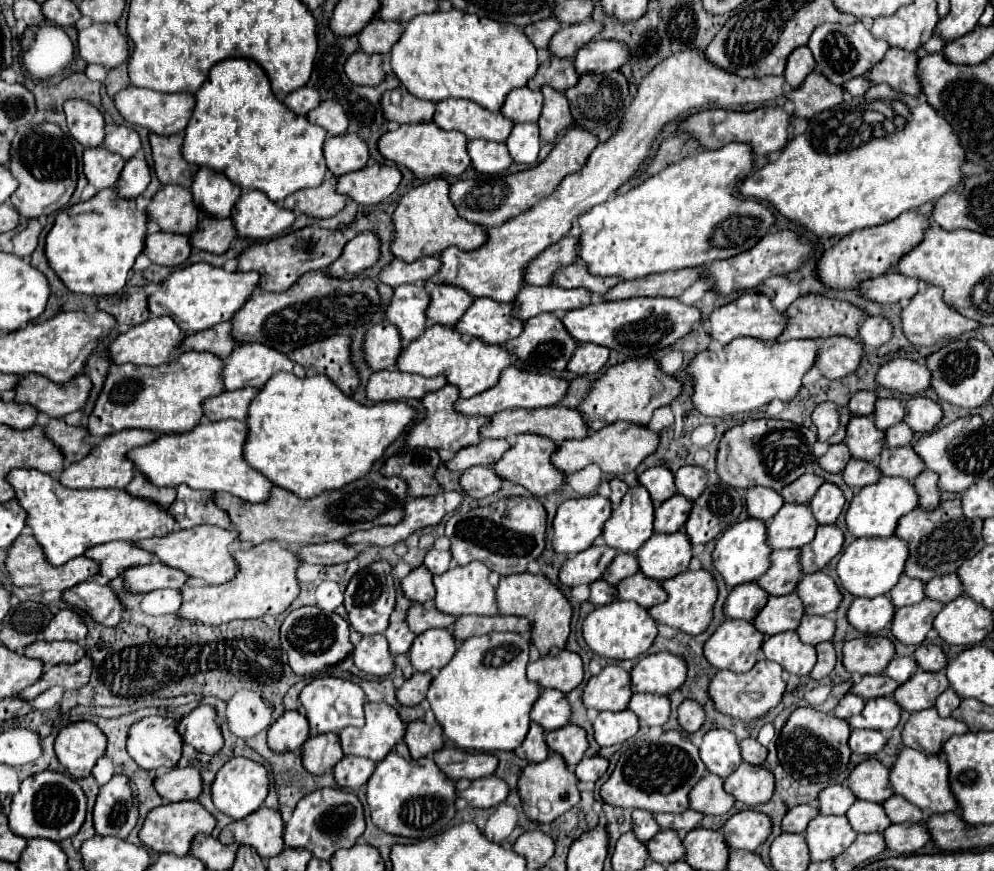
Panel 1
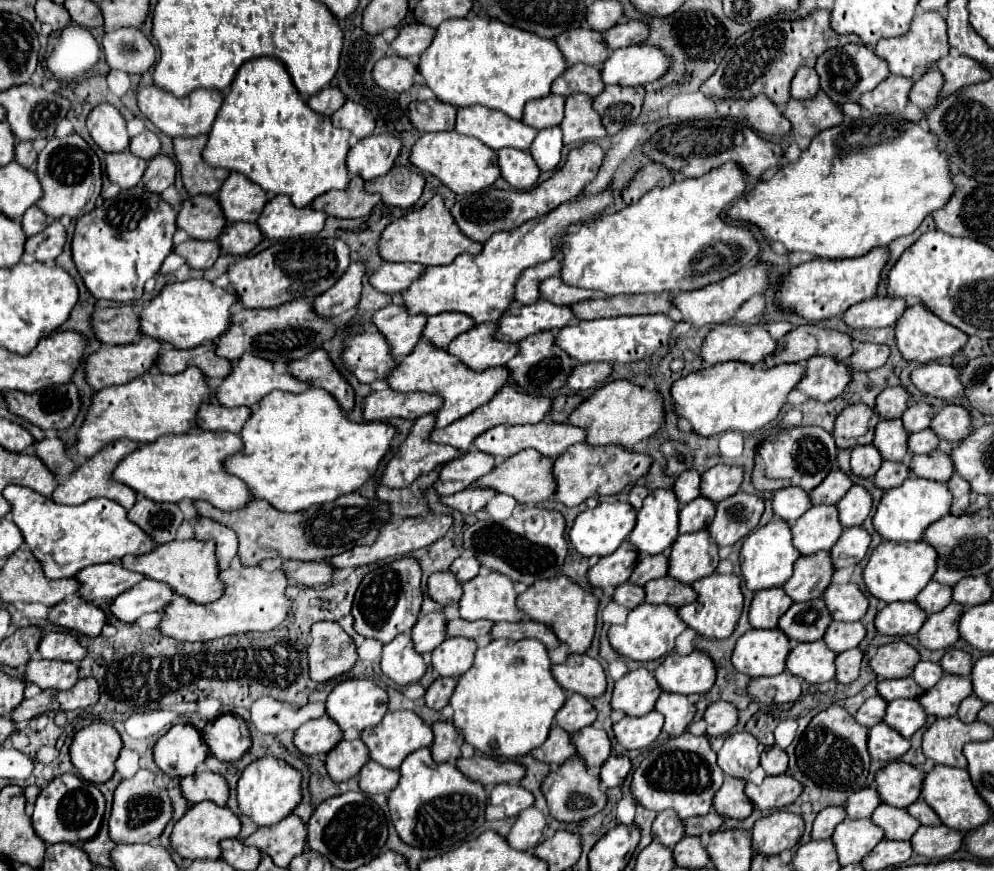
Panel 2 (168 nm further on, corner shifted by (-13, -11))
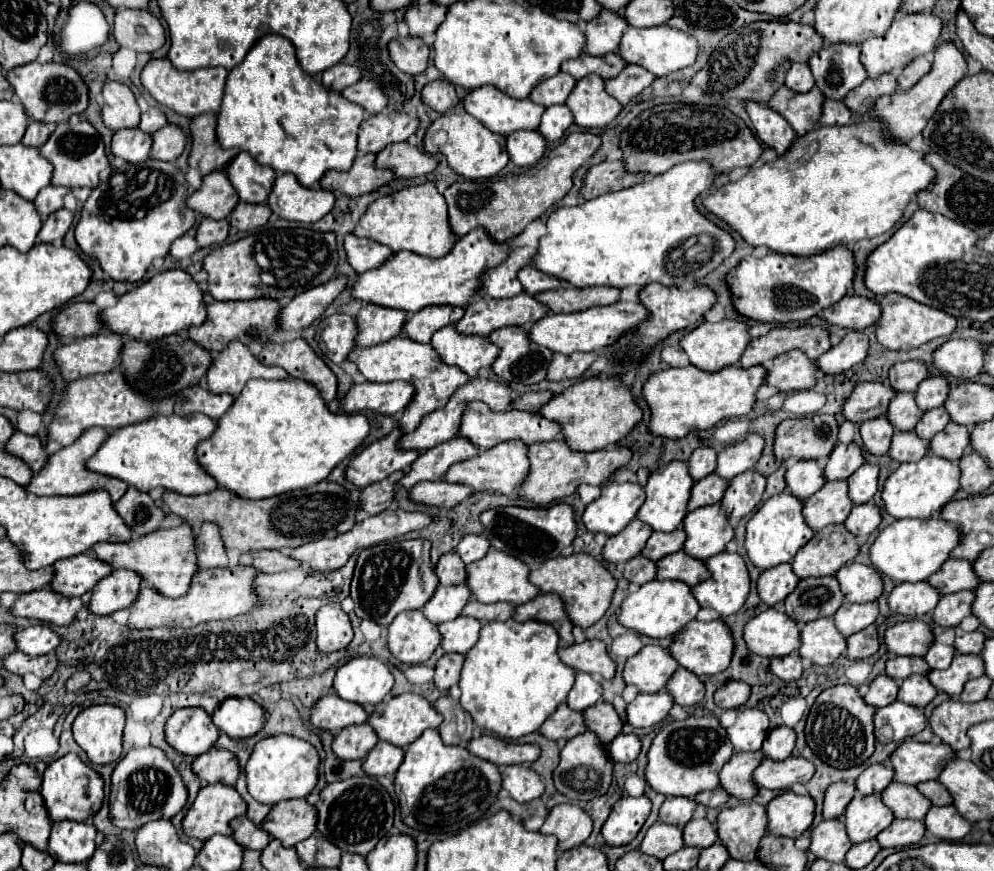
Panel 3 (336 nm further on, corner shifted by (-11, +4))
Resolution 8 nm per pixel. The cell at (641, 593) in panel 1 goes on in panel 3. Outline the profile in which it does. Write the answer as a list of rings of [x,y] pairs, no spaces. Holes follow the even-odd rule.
[[[684,550],[664,556],[658,564],[658,580],[682,580],[688,586],[696,586],[698,582],[710,578],[710,570],[706,568],[704,560],[688,556]]]

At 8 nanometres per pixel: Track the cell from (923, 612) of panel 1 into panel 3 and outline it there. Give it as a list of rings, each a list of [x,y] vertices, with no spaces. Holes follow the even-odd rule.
[[[956,592],[956,594],[946,594],[938,606],[934,608],[934,622],[948,628],[948,626],[958,626],[966,616],[972,614],[972,602],[974,602],[974,592]]]

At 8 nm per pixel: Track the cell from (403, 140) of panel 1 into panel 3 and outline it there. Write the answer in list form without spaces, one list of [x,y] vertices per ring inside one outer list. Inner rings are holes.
[[[442,114],[426,132],[424,146],[430,154],[444,154],[448,158],[448,166],[468,178],[468,180],[484,180],[496,176],[508,164],[506,152],[506,136],[494,134],[480,120],[470,114]]]

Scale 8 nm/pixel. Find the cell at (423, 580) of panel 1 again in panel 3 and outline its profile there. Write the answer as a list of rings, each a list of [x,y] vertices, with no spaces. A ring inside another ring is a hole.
[[[448,552],[440,558],[436,566],[436,574],[440,578],[440,584],[464,584],[466,582],[466,564],[456,552]]]

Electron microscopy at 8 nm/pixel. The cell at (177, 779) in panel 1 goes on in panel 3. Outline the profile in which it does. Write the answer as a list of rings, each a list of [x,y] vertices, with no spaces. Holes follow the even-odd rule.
[[[212,748],[206,754],[200,754],[194,762],[192,762],[192,770],[198,774],[200,780],[204,780],[206,784],[214,784],[214,782],[222,782],[228,786],[234,786],[240,774],[240,764],[236,754],[228,752],[228,750],[218,750]]]

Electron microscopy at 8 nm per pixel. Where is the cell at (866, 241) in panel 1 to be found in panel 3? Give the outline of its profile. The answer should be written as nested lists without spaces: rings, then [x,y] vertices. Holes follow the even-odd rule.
[[[838,246],[818,256],[802,256],[802,260],[794,260],[794,256],[778,256],[776,252],[768,252],[762,258],[746,256],[724,276],[724,282],[730,290],[732,306],[740,316],[766,324],[788,324],[790,320],[804,322],[816,316],[822,308],[836,304],[850,292],[854,272],[852,252]]]

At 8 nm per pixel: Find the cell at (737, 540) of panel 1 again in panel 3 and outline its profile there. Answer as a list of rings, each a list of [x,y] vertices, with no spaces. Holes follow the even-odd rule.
[[[786,490],[768,498],[758,508],[758,512],[750,518],[746,526],[746,550],[754,566],[758,566],[760,570],[768,570],[776,564],[792,562],[796,552],[814,536],[812,528],[804,522],[802,508],[804,508],[804,500],[800,500],[798,496]]]

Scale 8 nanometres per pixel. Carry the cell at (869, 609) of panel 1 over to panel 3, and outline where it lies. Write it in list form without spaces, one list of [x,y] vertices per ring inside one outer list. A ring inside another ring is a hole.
[[[928,582],[898,584],[892,590],[888,604],[890,604],[890,610],[916,618],[916,616],[932,612],[940,598],[942,594],[936,588],[932,588]]]

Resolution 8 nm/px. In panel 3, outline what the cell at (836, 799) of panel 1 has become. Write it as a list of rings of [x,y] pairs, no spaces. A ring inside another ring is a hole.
[[[872,764],[868,766],[856,780],[856,788],[862,796],[882,792],[890,782],[894,780],[894,770],[884,764]]]

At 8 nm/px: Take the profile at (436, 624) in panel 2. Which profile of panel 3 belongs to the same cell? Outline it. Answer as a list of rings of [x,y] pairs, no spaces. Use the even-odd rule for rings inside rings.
[[[440,584],[436,594],[422,608],[422,612],[426,614],[426,618],[432,624],[442,624],[442,622],[454,620],[462,612],[462,608],[470,600],[470,596],[472,596],[472,592],[466,584],[458,584],[458,586],[442,586]]]

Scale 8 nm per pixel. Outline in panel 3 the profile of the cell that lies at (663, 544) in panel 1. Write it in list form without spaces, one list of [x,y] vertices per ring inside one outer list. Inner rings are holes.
[[[720,504],[702,506],[688,512],[684,520],[684,530],[688,534],[684,550],[700,560],[706,560],[726,548],[734,538],[734,528],[722,514]]]

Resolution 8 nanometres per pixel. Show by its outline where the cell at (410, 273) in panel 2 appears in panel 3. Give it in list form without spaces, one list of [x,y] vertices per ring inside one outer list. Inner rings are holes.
[[[348,234],[344,238],[344,250],[346,250],[346,260],[356,272],[368,272],[370,268],[378,268],[386,256],[390,256],[390,248],[384,244],[378,244],[374,240],[366,238],[356,238],[354,234]]]

